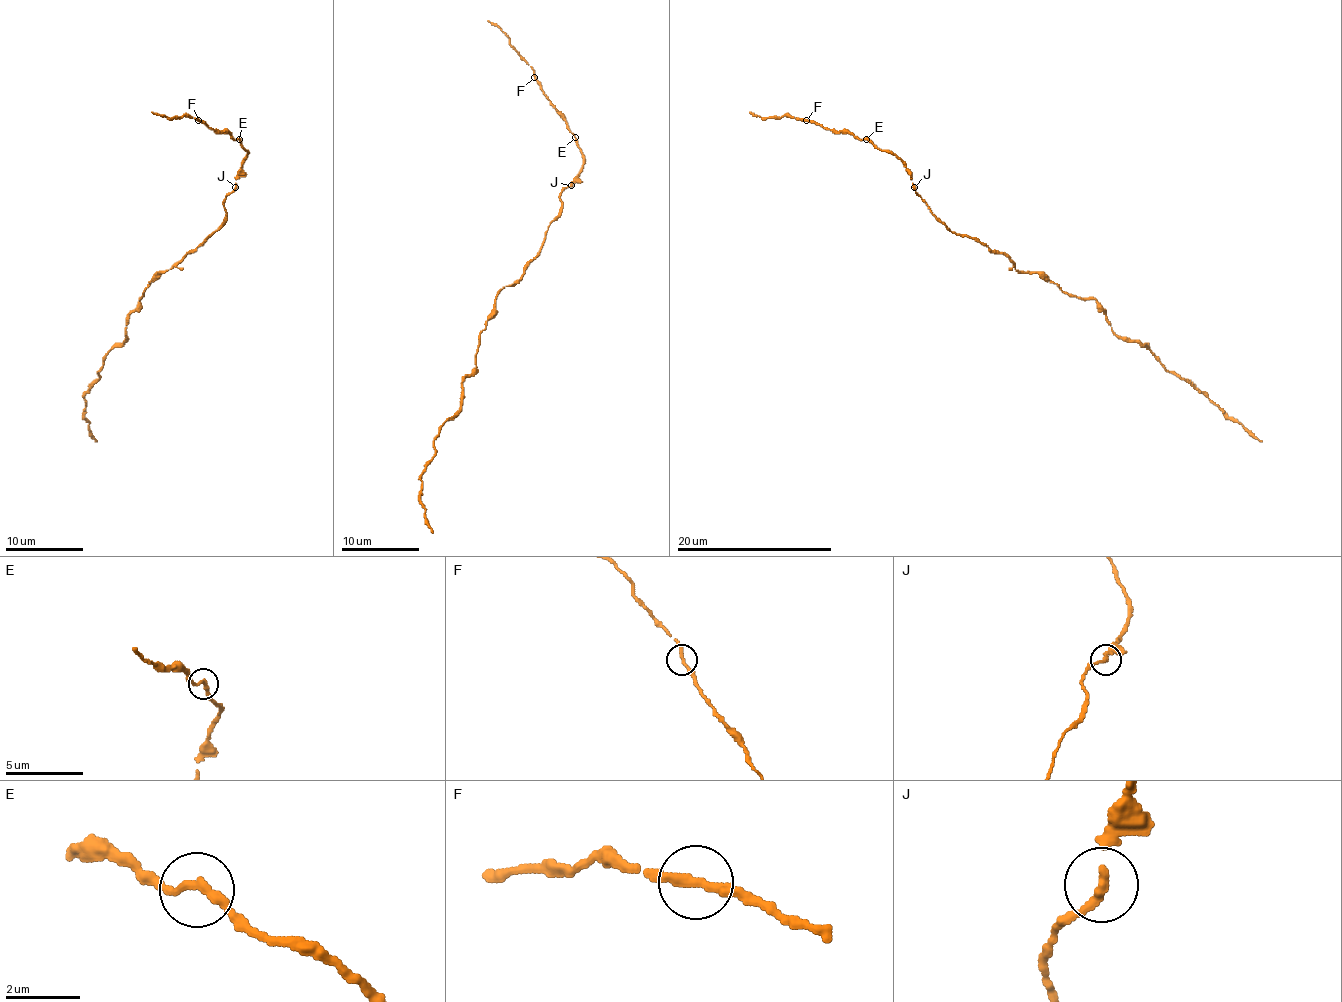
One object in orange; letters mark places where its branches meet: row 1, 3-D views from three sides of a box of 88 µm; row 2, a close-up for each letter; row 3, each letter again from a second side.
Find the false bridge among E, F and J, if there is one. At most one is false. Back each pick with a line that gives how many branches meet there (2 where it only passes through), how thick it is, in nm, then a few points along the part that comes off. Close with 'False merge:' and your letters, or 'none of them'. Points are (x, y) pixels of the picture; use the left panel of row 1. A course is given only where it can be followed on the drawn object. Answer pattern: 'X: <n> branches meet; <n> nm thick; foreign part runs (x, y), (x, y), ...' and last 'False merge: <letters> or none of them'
False merge: none of them

